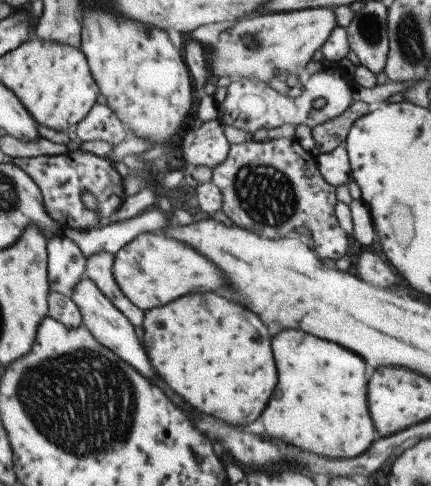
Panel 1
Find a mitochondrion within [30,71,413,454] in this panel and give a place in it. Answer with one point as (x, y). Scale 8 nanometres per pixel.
(266, 194)

